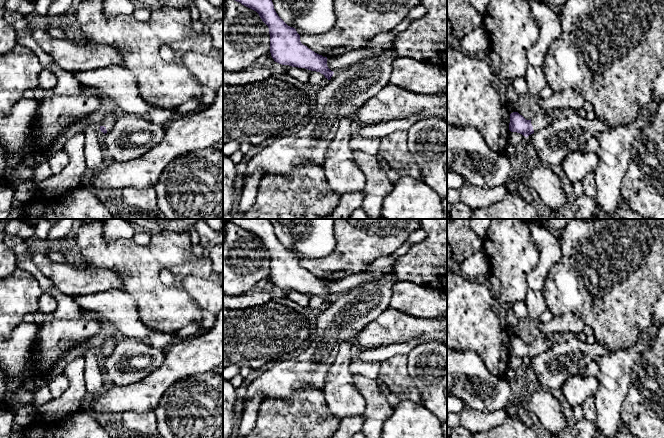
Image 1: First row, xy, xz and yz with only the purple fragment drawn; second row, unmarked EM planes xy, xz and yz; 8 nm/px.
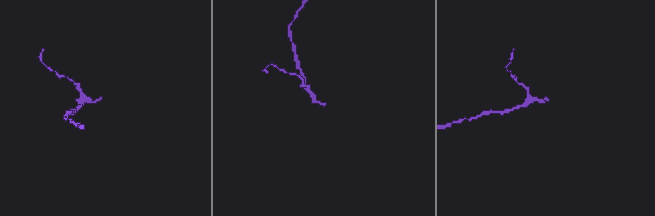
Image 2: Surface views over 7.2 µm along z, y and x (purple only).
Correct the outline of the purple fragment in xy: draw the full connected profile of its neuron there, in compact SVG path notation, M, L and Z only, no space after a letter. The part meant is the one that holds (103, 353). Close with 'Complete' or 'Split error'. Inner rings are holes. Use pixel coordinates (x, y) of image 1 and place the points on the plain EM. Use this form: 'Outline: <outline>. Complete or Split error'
Outline: M118 335L107 337L100 350L101 356L103 356L104 358L109 356L115 349L119 338L120 337Z. Split error

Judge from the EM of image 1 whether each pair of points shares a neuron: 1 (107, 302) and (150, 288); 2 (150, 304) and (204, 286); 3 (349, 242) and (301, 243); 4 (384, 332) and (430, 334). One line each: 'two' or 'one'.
1: two
2: two
3: two
4: one

